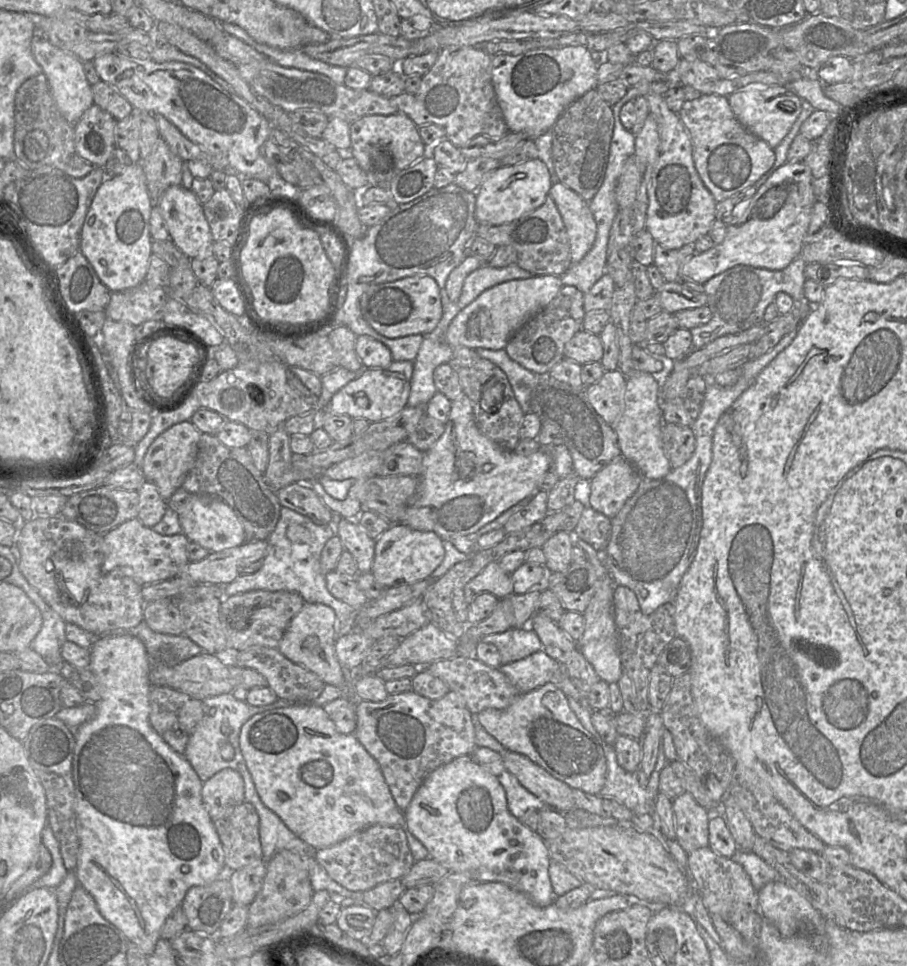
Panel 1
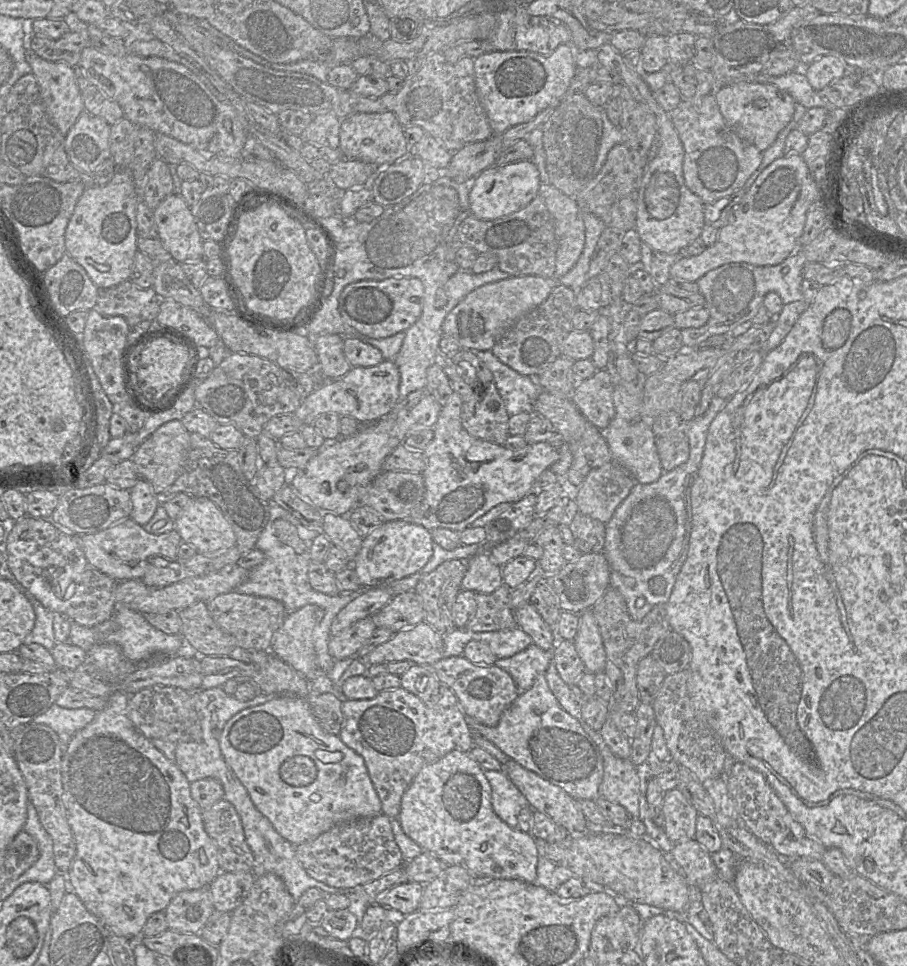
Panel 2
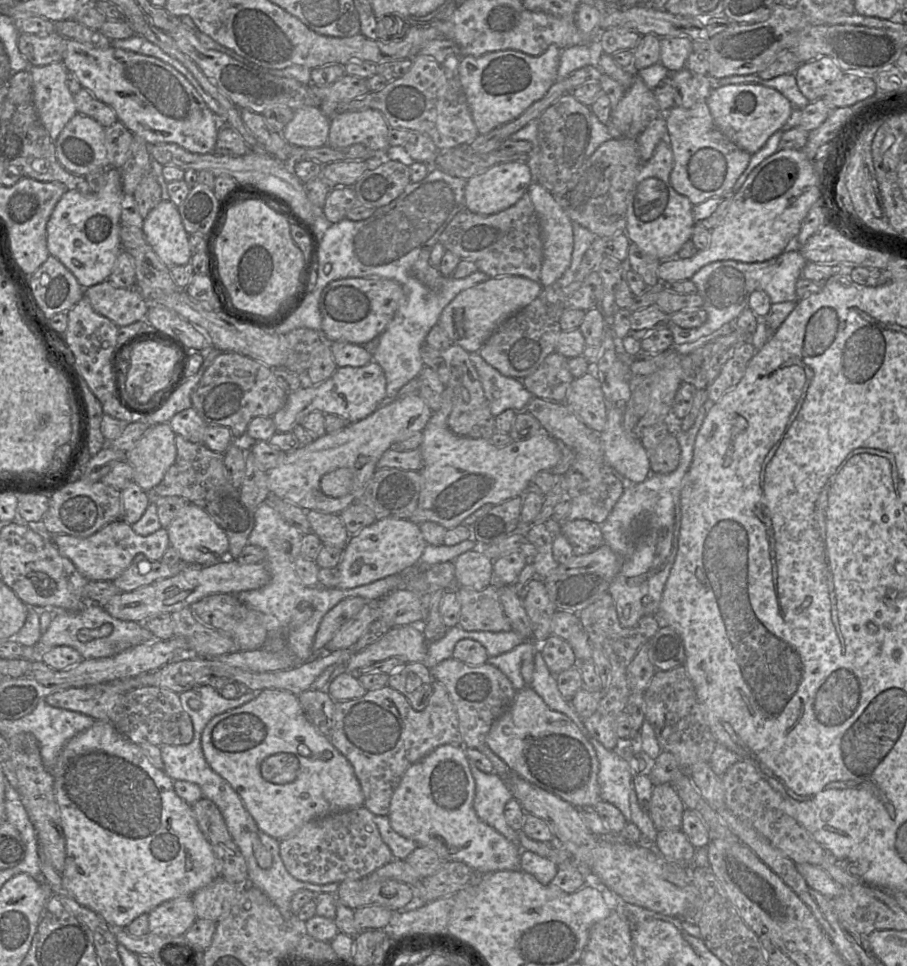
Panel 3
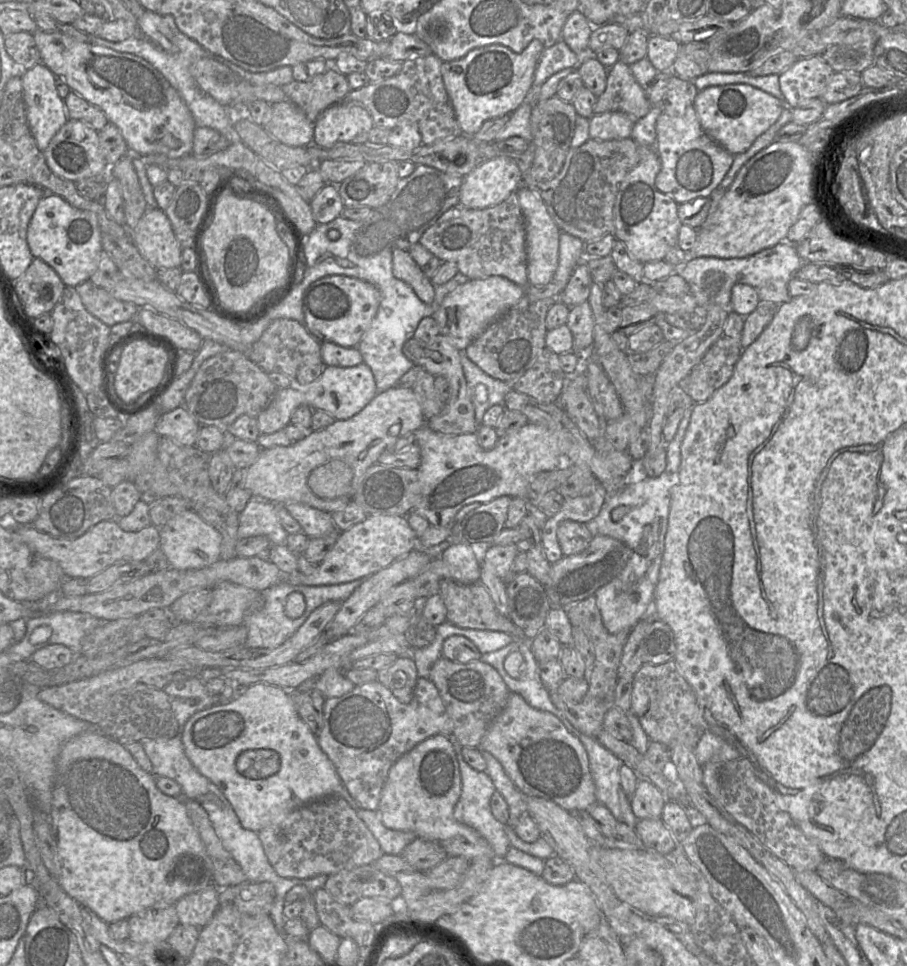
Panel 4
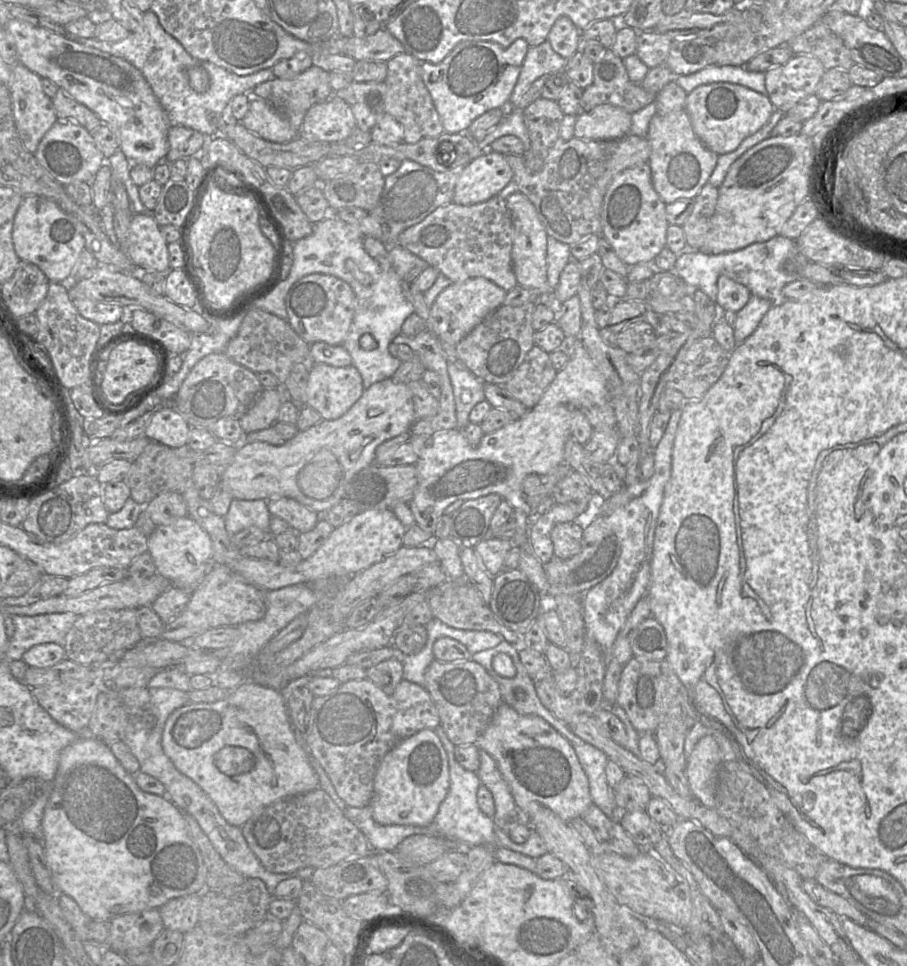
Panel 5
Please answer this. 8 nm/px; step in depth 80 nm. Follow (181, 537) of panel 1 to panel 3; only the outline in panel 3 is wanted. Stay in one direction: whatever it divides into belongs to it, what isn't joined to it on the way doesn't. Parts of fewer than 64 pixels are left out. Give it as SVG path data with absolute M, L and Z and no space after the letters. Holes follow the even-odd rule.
M118 519L101 528L89 537L78 538L66 534L51 535L51 540L64 557L70 559L77 570L89 581L112 582L134 561L137 555L144 555L150 561L160 561L170 547L166 529L142 536L133 531L130 524Z

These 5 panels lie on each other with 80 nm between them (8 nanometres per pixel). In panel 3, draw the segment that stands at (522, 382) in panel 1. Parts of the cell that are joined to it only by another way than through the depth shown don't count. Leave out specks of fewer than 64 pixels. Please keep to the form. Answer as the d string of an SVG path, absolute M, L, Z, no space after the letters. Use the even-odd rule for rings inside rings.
M470 353L486 398L495 417L505 410L524 411L534 396L524 387L522 380L502 375L478 353Z

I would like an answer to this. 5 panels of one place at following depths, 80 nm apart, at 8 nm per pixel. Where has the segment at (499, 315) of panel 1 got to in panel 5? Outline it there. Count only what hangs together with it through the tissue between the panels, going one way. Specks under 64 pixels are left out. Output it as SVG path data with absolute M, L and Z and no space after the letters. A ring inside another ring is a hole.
M485 278L453 283L444 289L429 308L428 329L443 343L456 346L488 315L502 306L507 291Z

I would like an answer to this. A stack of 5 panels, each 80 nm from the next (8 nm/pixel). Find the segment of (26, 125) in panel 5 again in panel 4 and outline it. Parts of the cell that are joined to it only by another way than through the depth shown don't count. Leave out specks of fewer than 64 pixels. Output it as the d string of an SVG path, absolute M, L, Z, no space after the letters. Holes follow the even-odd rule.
M44 64L26 69L21 75L27 122L40 150L44 150L57 131L67 122L64 99L57 91L58 78Z

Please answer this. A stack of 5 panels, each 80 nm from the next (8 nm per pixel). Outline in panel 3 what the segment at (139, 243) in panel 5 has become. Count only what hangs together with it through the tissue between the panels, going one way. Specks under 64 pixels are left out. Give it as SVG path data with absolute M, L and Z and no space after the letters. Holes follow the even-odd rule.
M163 199L145 217L142 231L147 244L170 268L186 265L194 254L178 206Z

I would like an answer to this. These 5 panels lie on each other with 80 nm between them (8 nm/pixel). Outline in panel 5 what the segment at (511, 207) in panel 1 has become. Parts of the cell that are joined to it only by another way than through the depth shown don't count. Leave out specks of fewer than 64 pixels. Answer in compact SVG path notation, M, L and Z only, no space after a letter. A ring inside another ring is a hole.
M485 150L460 172L453 202L472 205L486 202L512 181L513 172L504 154Z

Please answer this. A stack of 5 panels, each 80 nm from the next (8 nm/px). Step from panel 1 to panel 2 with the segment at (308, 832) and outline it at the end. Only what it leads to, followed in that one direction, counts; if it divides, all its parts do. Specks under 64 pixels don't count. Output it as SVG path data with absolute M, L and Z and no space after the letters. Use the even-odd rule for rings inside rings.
M270 696L265 703L238 712L222 728L219 736L219 745L223 759L248 792L254 806L271 822L275 830L283 838L294 845L311 842L340 823L382 814L381 801L370 779L363 757L349 748L338 735L331 735L322 729L312 712L309 701L305 697Z

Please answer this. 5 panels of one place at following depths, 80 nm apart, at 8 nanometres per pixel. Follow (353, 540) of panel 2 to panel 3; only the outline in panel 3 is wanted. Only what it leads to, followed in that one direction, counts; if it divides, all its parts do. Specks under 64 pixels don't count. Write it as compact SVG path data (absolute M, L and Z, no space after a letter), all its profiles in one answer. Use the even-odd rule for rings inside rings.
M307 511L307 518L314 533L323 544L344 549L350 534L342 523L339 515L317 511Z

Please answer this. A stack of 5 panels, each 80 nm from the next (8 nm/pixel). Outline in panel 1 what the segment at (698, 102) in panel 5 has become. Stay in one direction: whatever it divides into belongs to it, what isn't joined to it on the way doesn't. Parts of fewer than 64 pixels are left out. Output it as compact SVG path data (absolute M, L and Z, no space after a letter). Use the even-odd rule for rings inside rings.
M756 85L729 95L729 105L736 119L749 132L764 140L773 149L789 133L801 112L802 99L791 89L783 86Z

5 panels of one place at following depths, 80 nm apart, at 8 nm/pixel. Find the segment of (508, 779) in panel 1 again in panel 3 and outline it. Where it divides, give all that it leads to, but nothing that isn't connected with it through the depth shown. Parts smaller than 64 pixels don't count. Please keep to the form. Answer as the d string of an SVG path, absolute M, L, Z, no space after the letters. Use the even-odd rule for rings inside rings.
M470 765L475 780L473 808L480 820L517 843L518 833L506 822L504 809L513 799L505 780L495 773L484 773Z

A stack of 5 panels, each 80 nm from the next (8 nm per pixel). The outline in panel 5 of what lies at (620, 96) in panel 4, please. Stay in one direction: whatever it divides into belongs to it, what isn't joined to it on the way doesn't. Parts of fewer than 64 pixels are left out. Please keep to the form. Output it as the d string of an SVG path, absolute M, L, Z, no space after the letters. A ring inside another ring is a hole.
M606 49L600 59L593 62L593 82L583 89L580 107L582 112L588 112L598 105L611 104L632 114L655 99L655 94L629 79L623 60Z

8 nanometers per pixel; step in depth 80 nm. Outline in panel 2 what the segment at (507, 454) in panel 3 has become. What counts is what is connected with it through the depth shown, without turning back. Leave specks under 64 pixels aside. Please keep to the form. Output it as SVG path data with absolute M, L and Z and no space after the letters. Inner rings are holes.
M454 391L447 405L442 407L434 426L434 438L425 448L425 469L422 473L425 483L425 495L420 508L407 521L432 531L445 528L461 532L470 527L478 518L502 503L514 503L532 492L534 481L541 473L555 463L559 454L556 448L547 442L528 443L518 450L510 450L486 440L471 436L461 422L462 400Z

